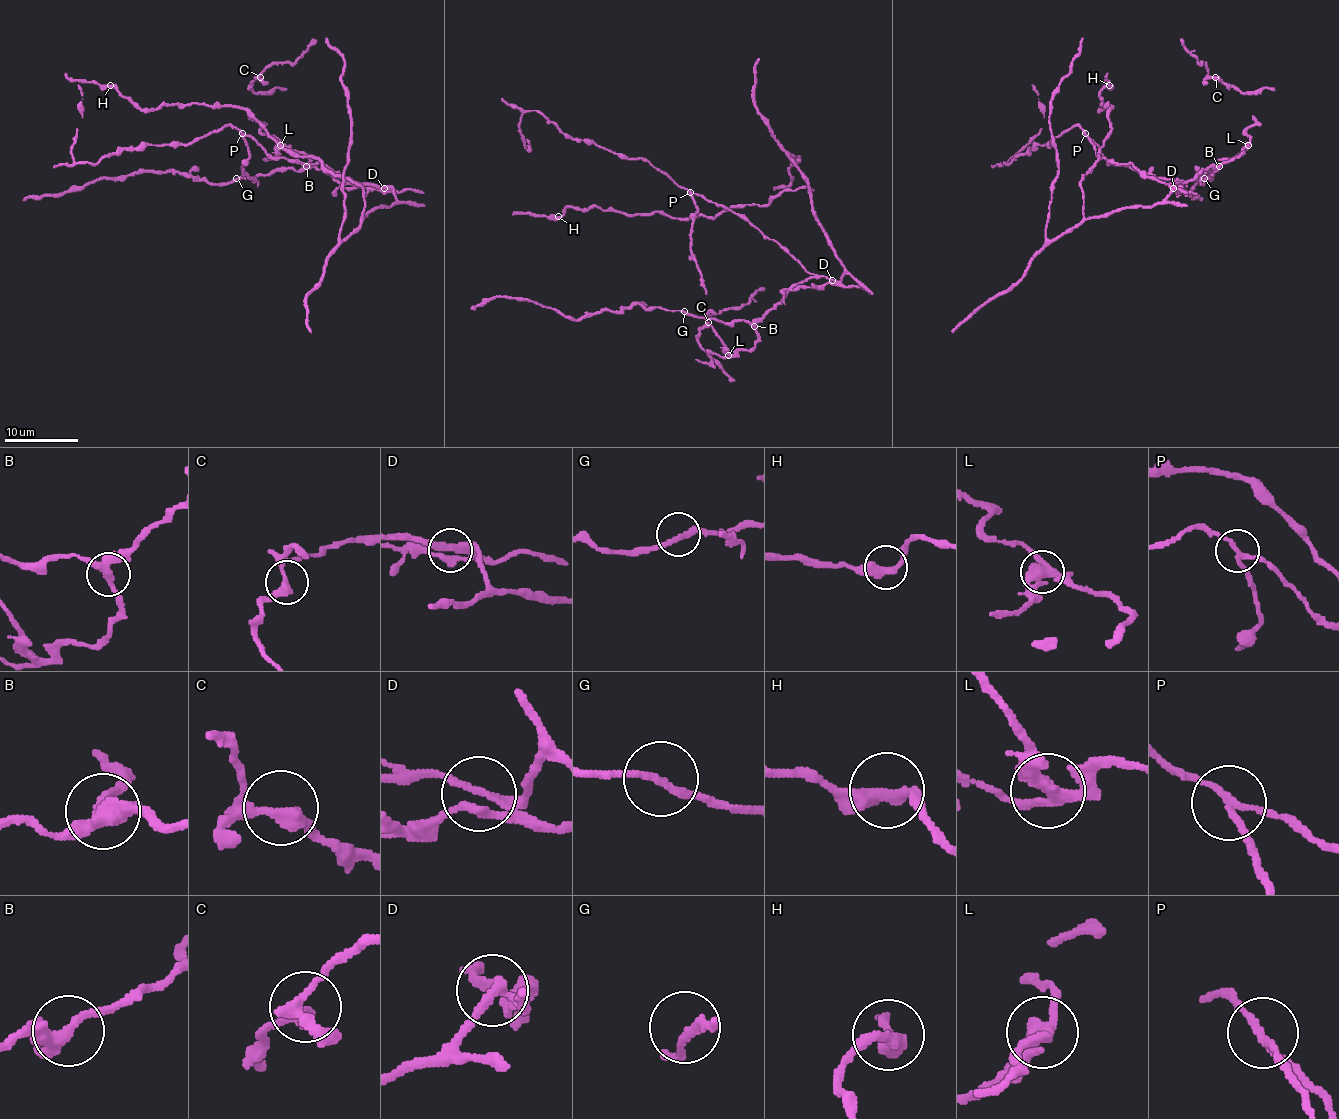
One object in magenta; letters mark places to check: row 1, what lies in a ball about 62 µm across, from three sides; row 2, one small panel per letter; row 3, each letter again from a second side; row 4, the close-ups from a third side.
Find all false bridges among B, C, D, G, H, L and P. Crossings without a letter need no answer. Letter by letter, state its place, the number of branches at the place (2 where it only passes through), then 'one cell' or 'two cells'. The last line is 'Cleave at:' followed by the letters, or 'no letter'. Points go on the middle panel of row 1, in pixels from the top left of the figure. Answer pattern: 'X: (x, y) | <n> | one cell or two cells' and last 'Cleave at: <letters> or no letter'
B: (754, 326) | 3 | one cell
C: (708, 322) | 2 | one cell
D: (832, 280) | 2 | two cells
G: (684, 311) | 2 | one cell
H: (558, 216) | 2 | one cell
L: (728, 355) | 3 | two cells
P: (690, 192) | 3 | two cells
Cleave at: D, L, P

